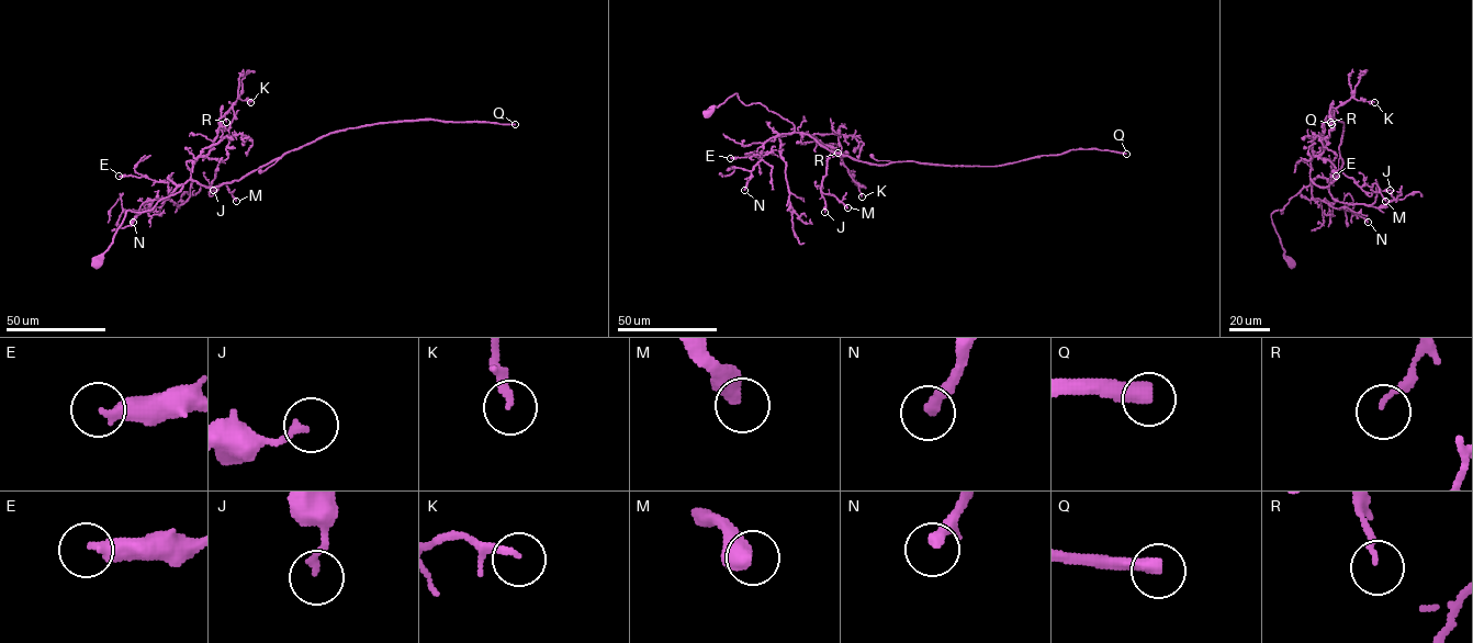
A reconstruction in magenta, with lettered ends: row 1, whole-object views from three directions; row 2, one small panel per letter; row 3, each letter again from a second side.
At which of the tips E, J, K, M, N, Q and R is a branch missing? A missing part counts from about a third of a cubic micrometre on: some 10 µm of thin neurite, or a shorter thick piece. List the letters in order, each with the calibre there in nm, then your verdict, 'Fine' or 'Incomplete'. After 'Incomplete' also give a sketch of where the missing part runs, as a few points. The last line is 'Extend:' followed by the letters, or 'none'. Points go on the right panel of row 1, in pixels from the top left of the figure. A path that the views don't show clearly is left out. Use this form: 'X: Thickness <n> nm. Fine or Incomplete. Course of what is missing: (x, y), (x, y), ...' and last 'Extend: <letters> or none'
E: Thickness 360 nm. Fine
J: Thickness 190 nm. Fine
K: Thickness 150 nm. Fine
M: Thickness 500 nm. Fine
N: Thickness 280 nm. Incomplete. Course of what is missing: (1368, 222), (1374, 232), (1395, 245), (1408, 236)
Q: Thickness 440 nm. Incomplete
R: Thickness 140 nm. Fine
Extend: N, Q

